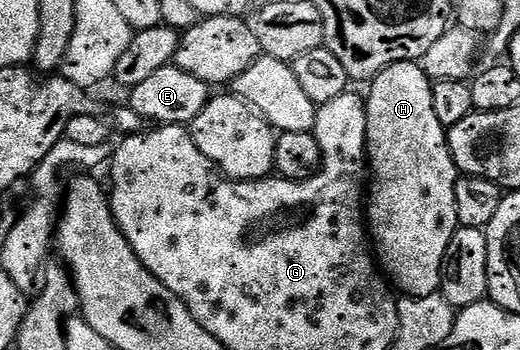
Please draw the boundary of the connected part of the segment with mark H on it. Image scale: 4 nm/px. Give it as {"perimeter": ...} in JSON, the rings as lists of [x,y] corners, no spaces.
{"perimeter":[[[407,60],[401,64],[391,64],[385,72],[381,72],[375,80],[371,81],[372,93],[367,93],[366,103],[368,106],[368,151],[366,153],[367,163],[370,165],[370,172],[376,175],[376,185],[370,188],[370,203],[366,208],[366,228],[370,233],[371,243],[374,245],[374,256],[382,269],[383,275],[393,285],[400,284],[405,297],[424,296],[435,293],[440,286],[440,267],[442,258],[446,254],[446,246],[450,246],[450,238],[455,234],[458,227],[456,223],[456,207],[454,206],[454,186],[458,179],[456,163],[448,149],[448,133],[438,122],[434,114],[434,98],[432,97],[433,81],[429,80],[419,63]]]}

